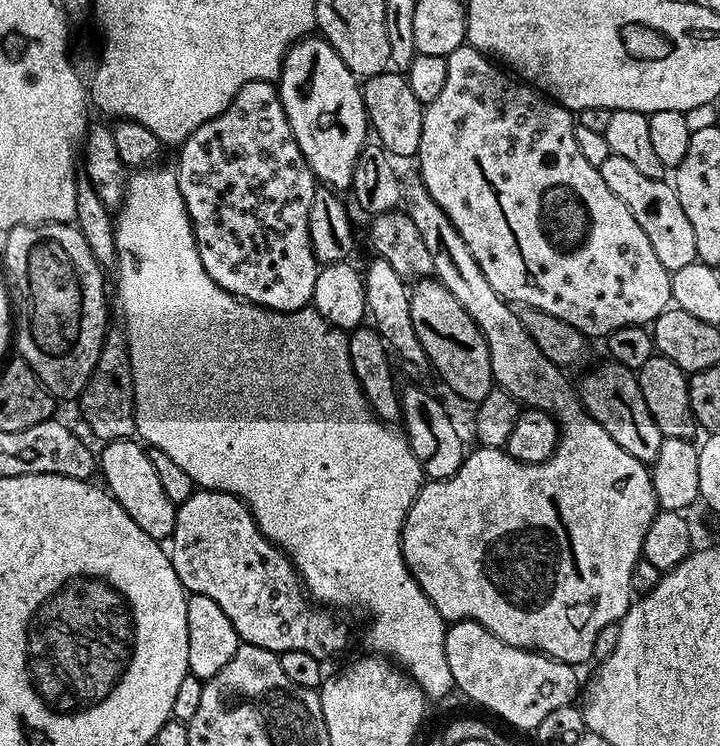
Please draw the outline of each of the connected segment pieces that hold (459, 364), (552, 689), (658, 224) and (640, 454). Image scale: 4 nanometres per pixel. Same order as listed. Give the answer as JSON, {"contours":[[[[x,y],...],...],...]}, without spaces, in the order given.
{"contours":[[[[421,278],[415,281],[410,288],[410,318],[414,318],[414,330],[418,334],[418,342],[422,342],[426,350],[431,371],[436,371],[444,379],[445,386],[454,395],[461,396],[464,400],[472,400],[471,402],[479,402],[486,398],[486,394],[492,392],[494,381],[486,338],[482,330],[478,330],[474,318],[470,318],[466,310],[462,310],[458,298],[454,298],[454,294],[450,294],[444,284],[435,278]]],[[[473,620],[449,623],[444,645],[453,685],[461,688],[474,703],[489,708],[516,728],[535,730],[550,710],[573,703],[582,688],[582,680],[576,677],[577,669],[573,665],[563,664],[543,652],[510,646]]],[[[610,155],[599,166],[602,182],[614,190],[614,194],[634,214],[634,222],[642,226],[646,238],[650,238],[650,246],[654,246],[654,254],[658,254],[658,262],[666,266],[669,272],[682,270],[682,266],[697,263],[694,246],[694,230],[690,226],[690,218],[682,211],[682,202],[678,202],[675,187],[667,179],[655,180],[646,178],[626,158]]],[[[610,360],[607,363],[588,373],[582,380],[582,386],[579,385],[578,392],[584,408],[618,446],[622,446],[639,461],[650,464],[656,460],[664,437],[646,407],[639,375],[616,361]]]]}

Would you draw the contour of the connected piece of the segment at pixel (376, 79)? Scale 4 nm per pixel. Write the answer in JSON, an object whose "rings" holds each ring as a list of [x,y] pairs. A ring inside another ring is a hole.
{"rings":[[[395,70],[379,72],[363,81],[362,91],[371,131],[379,144],[384,147],[385,152],[396,158],[415,157],[420,151],[422,142],[424,105],[418,102],[418,98],[414,98],[414,90],[410,90],[407,75]]]}

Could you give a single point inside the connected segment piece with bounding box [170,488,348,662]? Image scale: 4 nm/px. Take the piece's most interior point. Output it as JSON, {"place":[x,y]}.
{"place":[217,551]}

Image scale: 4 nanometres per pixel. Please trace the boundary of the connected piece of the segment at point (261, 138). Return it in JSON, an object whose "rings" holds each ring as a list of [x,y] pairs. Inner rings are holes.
{"rings":[[[267,80],[246,82],[238,90],[232,104],[226,110],[222,110],[222,114],[210,118],[210,122],[198,126],[198,130],[194,130],[194,134],[190,134],[184,141],[179,152],[180,161],[174,164],[176,181],[192,223],[192,233],[196,236],[198,258],[202,258],[202,266],[206,274],[210,274],[210,278],[214,278],[214,282],[218,282],[218,286],[229,292],[231,296],[238,296],[241,300],[247,300],[249,304],[257,304],[260,308],[269,308],[271,312],[296,312],[300,308],[309,307],[312,303],[314,282],[318,271],[318,261],[310,242],[310,202],[314,202],[318,181],[310,170],[302,150],[298,150],[298,142],[286,118],[286,110],[282,110],[277,85]]]}

